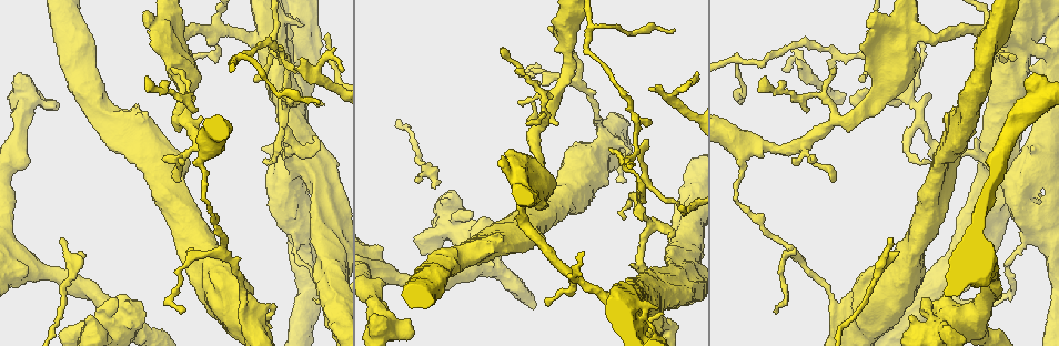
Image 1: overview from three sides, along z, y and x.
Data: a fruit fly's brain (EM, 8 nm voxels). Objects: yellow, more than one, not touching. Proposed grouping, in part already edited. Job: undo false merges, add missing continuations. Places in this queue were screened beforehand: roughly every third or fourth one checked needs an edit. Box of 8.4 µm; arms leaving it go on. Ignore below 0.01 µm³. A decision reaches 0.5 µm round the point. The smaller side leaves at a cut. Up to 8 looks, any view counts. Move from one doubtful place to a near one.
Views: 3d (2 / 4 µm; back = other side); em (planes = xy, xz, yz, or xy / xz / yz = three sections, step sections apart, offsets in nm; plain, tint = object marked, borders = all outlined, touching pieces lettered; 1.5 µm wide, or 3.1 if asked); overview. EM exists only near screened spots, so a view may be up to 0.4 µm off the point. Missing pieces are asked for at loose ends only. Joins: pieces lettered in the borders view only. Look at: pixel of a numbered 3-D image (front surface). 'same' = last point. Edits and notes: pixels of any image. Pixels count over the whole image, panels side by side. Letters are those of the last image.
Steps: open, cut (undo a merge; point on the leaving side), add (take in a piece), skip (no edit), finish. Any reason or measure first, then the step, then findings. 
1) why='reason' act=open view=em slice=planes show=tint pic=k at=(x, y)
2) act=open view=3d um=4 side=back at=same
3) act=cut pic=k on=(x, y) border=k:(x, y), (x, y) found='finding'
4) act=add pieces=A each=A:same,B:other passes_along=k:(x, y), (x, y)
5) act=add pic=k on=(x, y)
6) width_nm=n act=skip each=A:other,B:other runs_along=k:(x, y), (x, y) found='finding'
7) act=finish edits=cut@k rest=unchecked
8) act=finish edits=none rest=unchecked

why='abrupt turn' act=open view=3d um=2 pic=1 at=(562, 33)

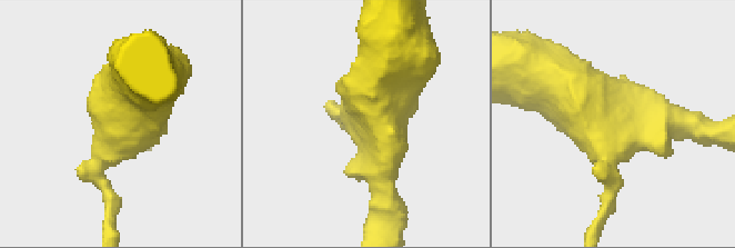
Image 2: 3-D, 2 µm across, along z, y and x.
arms=3 act=open view=em um=3.1 slice=xz step=16 show=tint pic=2 at=(612, 141)

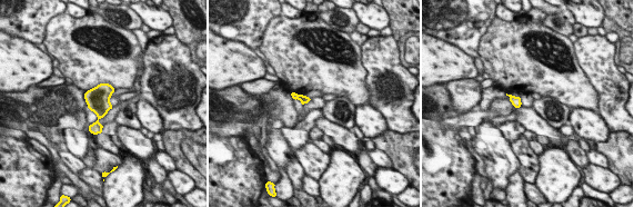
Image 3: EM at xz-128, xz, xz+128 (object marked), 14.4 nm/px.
act=open view=em um=3.1 slice=planes show=borders at=same

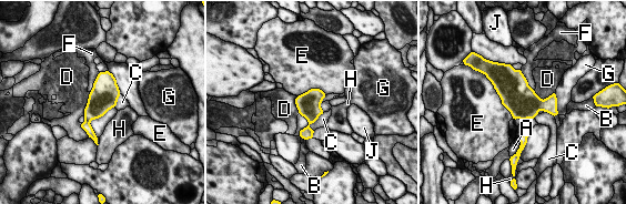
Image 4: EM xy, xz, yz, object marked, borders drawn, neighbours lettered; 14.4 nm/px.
act=cut pic=4 on=(97, 106) each=A:other,B:other,C:other,D:other,E:other,F:other,G:other,H:other,J:other border=4:(86, 119), (89, 122) found='a second cell is stuck on'

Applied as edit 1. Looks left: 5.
why='free end' act=open view=em slice=xy step=8 show=borders pic=1 at=(300, 61)

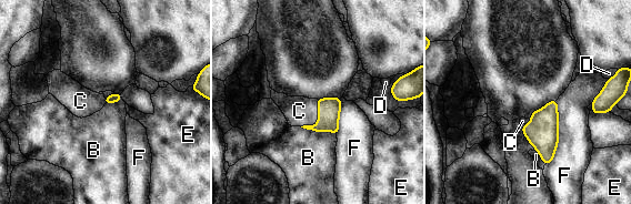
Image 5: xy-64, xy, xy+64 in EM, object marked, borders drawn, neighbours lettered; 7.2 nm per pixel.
why='cut it another way' act=open view=em slice=planes show=borders at=same

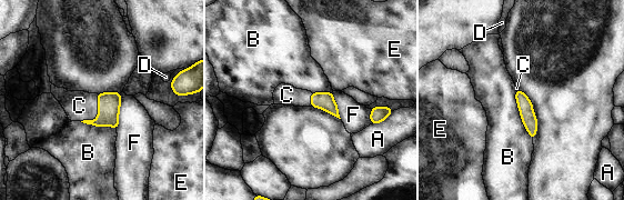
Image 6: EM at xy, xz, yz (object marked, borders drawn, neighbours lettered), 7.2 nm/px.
longest_contact=F:280nm act=add pieces=C each=A:other,B:other,C:same,D:other,E:other,F:other passes_along=6:(109, 103), (98, 113), (79, 106) found='the cell continues'

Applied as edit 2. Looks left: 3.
act=finish edits=cut@4,add@6 rest=unchecked

